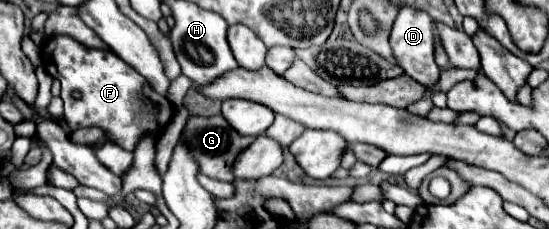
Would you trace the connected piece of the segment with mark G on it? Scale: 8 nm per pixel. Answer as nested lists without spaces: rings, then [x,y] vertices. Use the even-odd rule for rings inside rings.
[[[190,116],[184,130],[182,130],[182,140],[186,142],[192,158],[196,158],[200,172],[222,180],[222,182],[234,182],[234,174],[232,174],[232,162],[236,160],[236,156],[254,142],[252,136],[240,136],[222,116]]]

